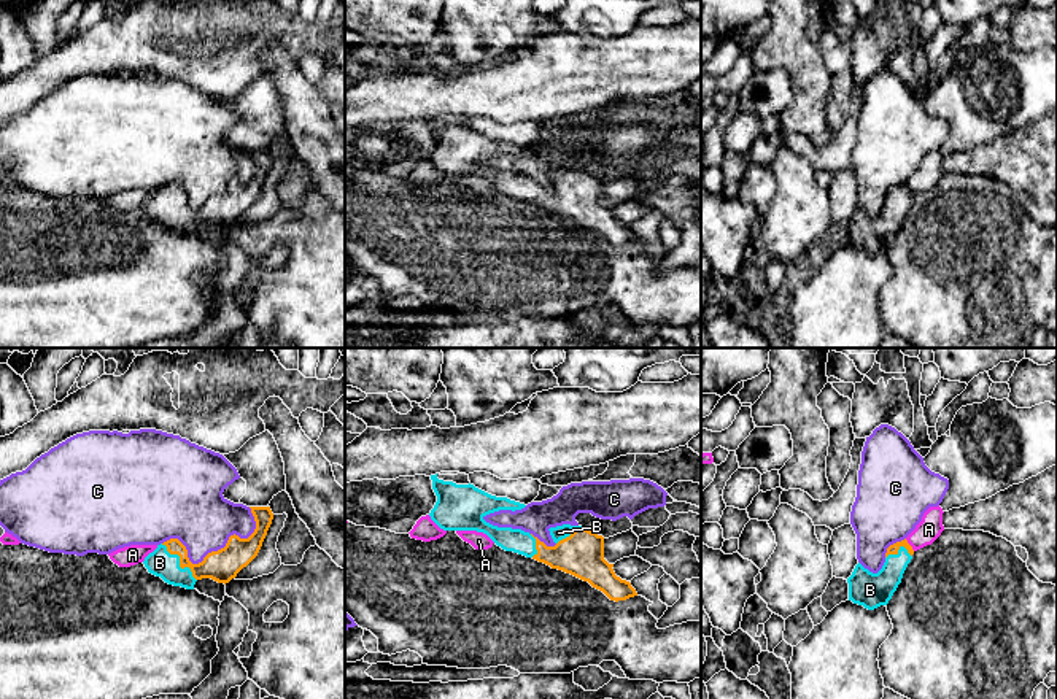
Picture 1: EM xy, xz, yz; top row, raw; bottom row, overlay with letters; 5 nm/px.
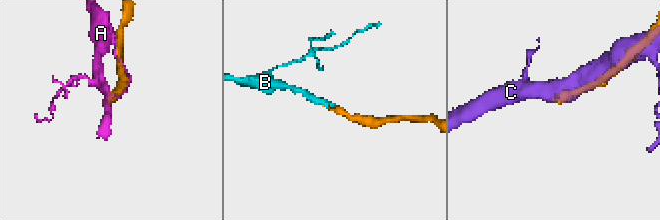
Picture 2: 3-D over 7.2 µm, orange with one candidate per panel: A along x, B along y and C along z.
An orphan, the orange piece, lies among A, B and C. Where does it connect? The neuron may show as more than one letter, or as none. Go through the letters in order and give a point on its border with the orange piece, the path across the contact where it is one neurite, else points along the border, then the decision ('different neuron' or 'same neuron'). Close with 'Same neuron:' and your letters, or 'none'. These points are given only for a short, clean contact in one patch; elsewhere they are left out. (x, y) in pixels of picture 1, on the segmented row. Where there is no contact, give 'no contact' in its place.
A: contact yz (909, 545); different neuron
B: contact xy (180, 563); same neuron
C: contact xy (212, 552); different neuron
Same neuron: B

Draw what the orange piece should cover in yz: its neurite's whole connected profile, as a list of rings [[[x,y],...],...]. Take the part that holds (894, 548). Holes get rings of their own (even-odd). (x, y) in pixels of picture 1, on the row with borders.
[[[904,539],[887,548],[885,562],[877,573],[869,572],[858,562],[847,578],[849,601],[868,610],[887,605],[901,583],[912,554],[914,550]]]

